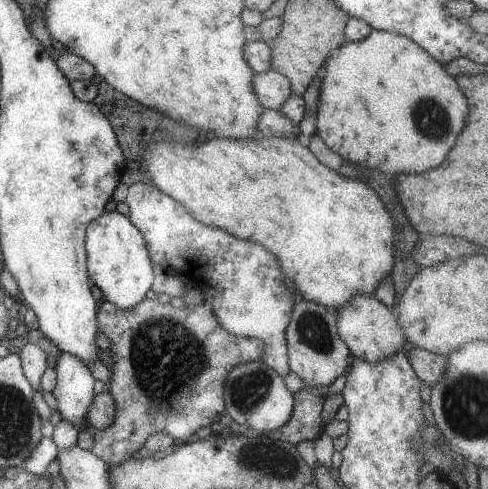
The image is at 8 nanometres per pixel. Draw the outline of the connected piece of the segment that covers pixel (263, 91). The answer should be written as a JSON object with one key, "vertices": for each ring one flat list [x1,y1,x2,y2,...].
{"vertices":[[271,69,254,73,251,88,263,109,279,109,285,98,291,95,289,82]]}

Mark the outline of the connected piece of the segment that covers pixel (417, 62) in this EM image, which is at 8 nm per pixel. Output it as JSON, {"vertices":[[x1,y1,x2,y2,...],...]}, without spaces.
{"vertices":[[372,29,365,38,344,41,328,54,317,70,316,135,334,154,347,162,383,174,425,172,443,162,447,150,455,144,467,120,467,102,455,79,423,48,393,32]]}

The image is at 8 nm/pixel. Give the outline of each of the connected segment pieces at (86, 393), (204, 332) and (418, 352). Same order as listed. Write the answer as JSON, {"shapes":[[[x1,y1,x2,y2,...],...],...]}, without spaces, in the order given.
{"shapes":[[[59,352,54,370,56,386,52,394,57,401,59,415,62,420,79,427,92,402,95,380,88,365,67,352]],[[141,300,138,304,135,304,134,308,129,310,123,310,123,308,117,308,115,304,108,301,101,301,98,306,96,326,98,332,103,333,111,344,109,350,111,351,111,366,109,370,109,383,108,392,114,401,115,415,113,423,109,426,105,426,103,430,97,430,93,436,93,448,90,452,93,452,97,458,101,458,105,464,109,467,117,466,121,462,127,462,133,453,143,453,144,443,153,435,163,432,163,434,169,434,173,441,177,444,183,444,190,439,194,439,194,433,201,427,209,427,211,422,217,422,223,414,224,400,223,400,223,380,227,376,227,372,235,366,235,364,245,364,250,361,260,361,261,354,263,354,263,342,257,340,257,338,243,338,239,336,233,336,229,334,227,330,223,330,219,326,215,316,213,316,211,308,208,303,200,303,195,306,183,305,182,308,173,308,169,303,161,304,156,300]],[[412,346,406,348,406,353,419,381,426,382,429,387,435,384,445,372,446,358,443,355,433,354,429,350]]]}

